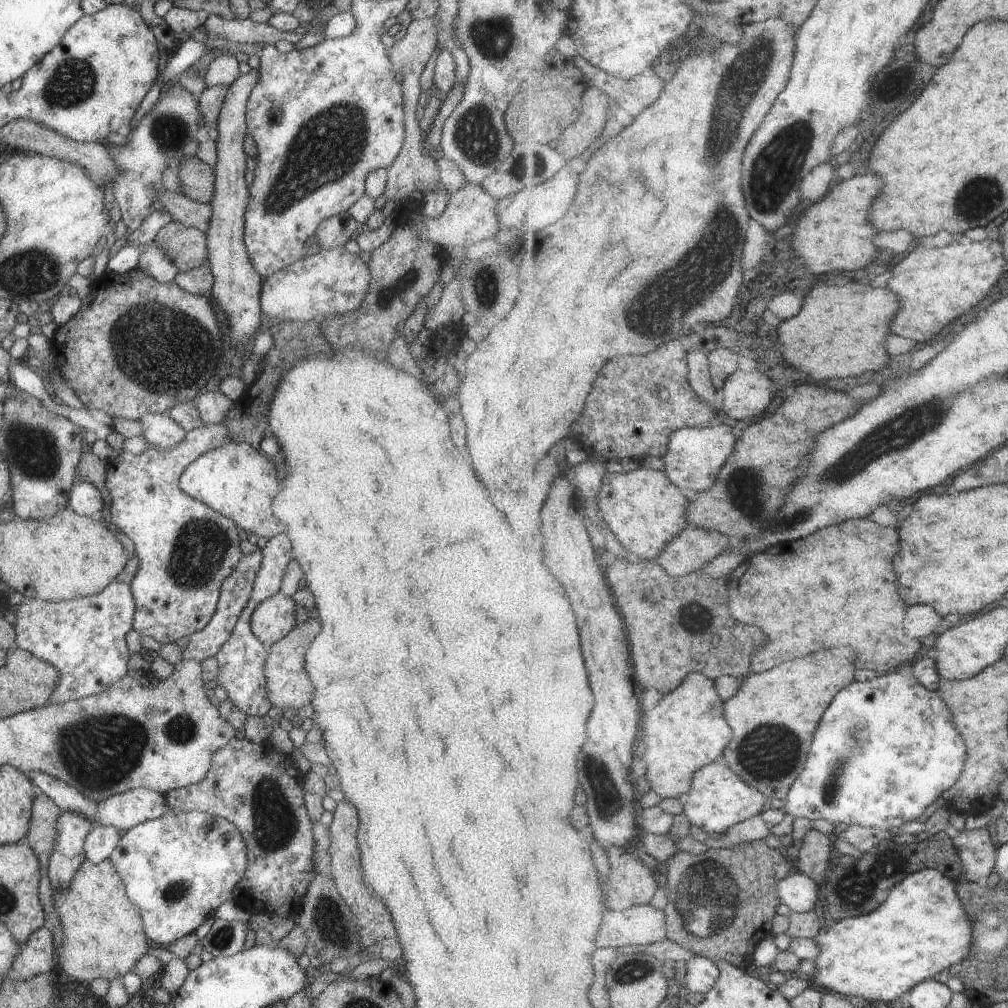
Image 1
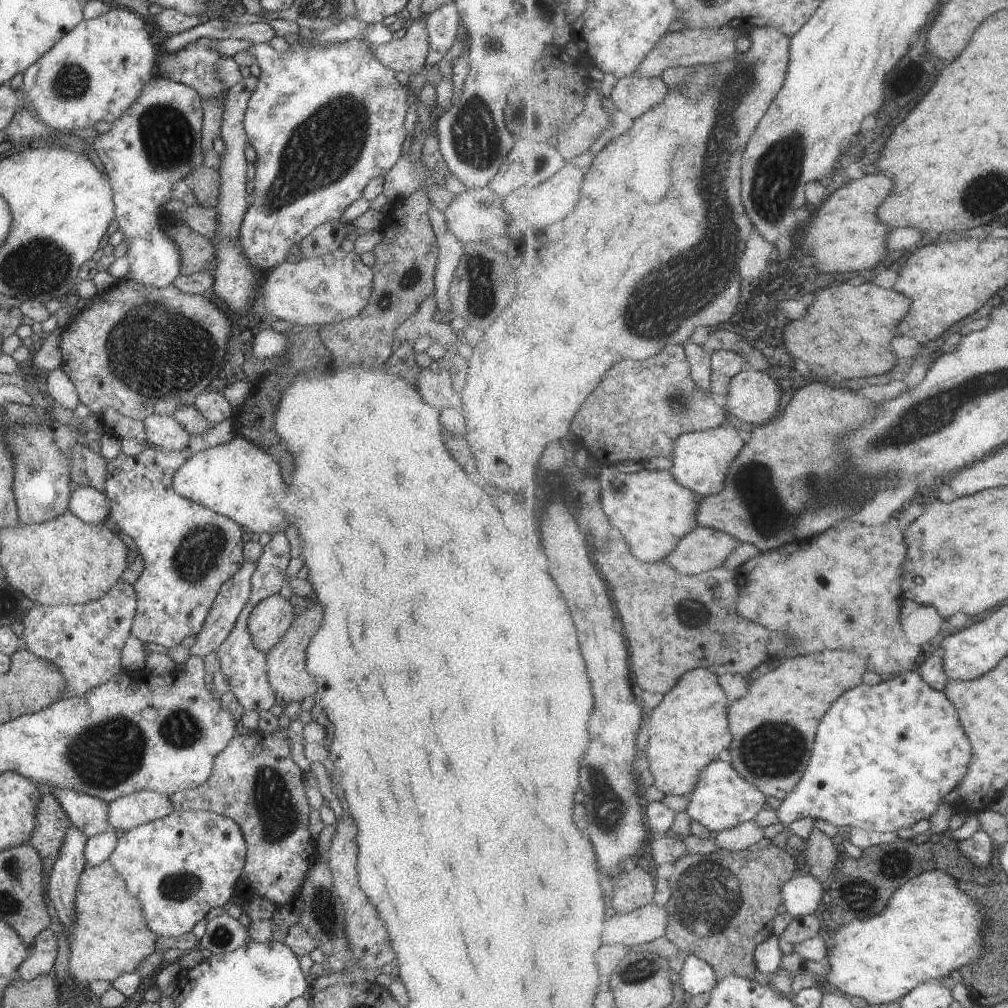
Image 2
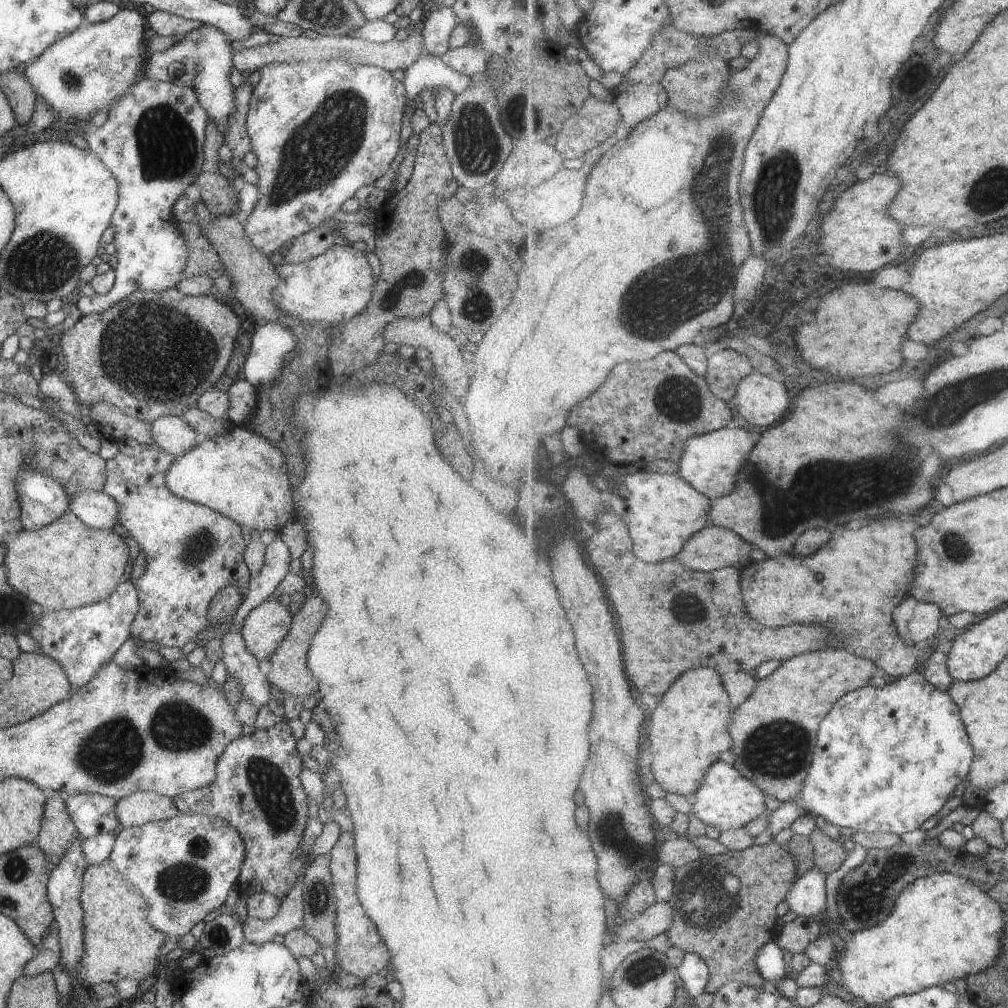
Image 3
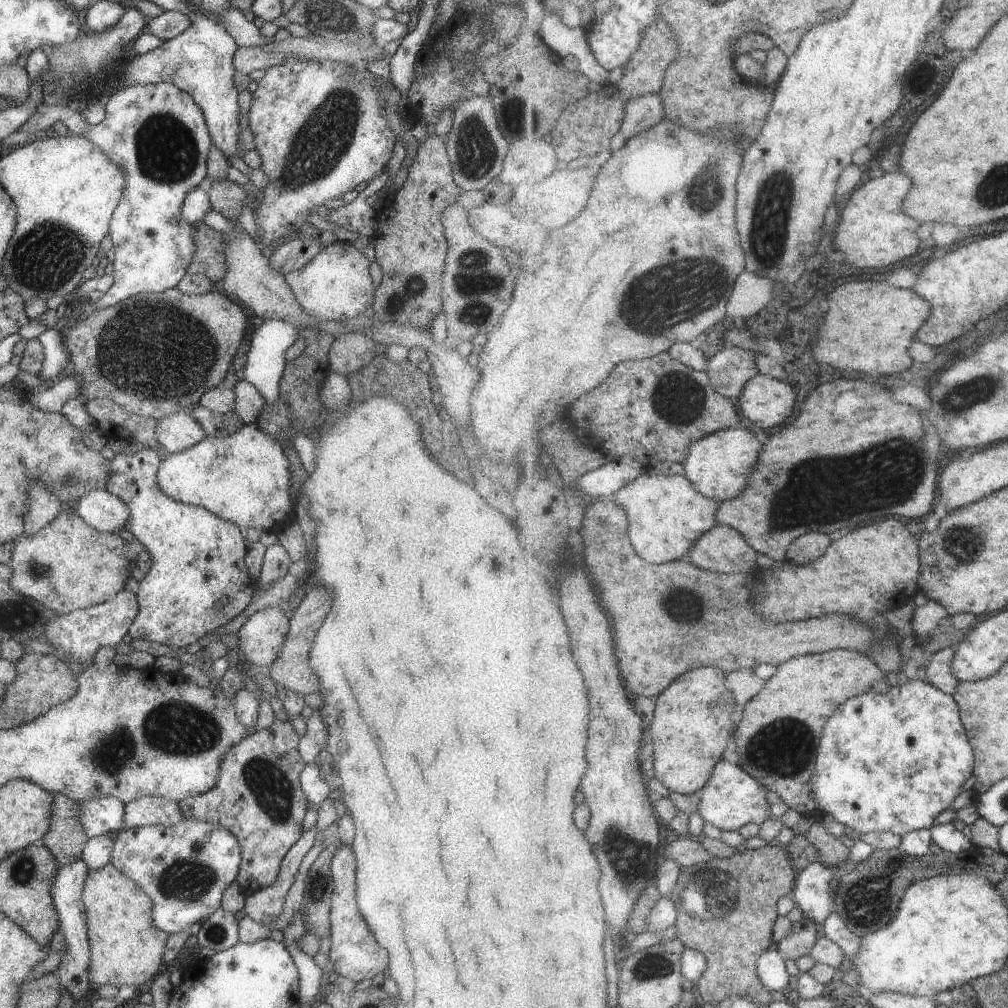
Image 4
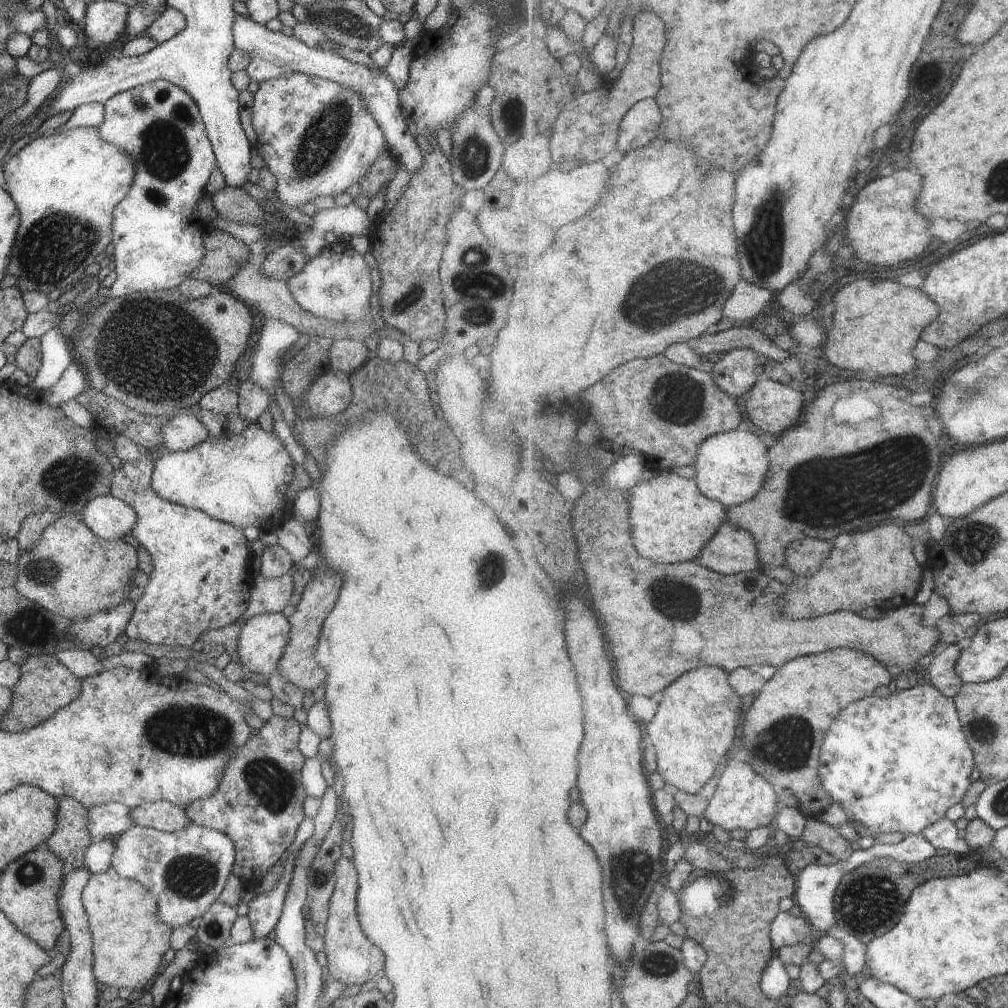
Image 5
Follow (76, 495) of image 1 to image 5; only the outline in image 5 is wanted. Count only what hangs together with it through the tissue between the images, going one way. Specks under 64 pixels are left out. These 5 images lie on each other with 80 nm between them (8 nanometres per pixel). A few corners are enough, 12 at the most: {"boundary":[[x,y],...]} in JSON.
{"boundary":[[109,494],[79,517],[104,540],[129,539],[135,512]]}

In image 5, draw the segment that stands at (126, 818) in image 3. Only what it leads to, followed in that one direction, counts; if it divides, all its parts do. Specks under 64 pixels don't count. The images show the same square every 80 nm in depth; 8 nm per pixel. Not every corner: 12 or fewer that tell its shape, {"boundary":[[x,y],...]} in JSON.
{"boundary":[[163,800],[129,808],[132,826],[164,832],[188,822],[183,808]]}

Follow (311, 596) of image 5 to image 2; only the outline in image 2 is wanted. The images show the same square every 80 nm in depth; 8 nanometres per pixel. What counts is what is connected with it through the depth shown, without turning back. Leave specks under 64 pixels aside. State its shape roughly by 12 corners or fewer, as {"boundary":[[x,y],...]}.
{"boundary":[[308,603],[281,640],[264,654],[274,696],[286,703],[313,697],[304,660],[321,624]]}

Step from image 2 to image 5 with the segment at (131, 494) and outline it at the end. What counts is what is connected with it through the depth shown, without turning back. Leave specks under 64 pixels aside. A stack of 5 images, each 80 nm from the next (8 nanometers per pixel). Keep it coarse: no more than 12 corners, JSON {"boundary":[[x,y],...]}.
{"boundary":[[112,470],[152,561],[127,639],[186,646],[249,598],[242,530]]}

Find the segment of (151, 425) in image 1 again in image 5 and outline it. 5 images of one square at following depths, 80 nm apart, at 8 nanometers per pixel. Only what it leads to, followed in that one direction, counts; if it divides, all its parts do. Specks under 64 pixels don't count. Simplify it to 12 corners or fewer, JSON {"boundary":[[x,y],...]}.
{"boundary":[[174,413],[159,427],[159,443],[185,451],[208,438],[191,414]]}

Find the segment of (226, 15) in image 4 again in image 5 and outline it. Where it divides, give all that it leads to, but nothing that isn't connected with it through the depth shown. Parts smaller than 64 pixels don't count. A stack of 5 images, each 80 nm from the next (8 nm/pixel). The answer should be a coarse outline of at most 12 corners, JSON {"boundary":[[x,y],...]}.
{"boundary":[[236,15],[235,49],[259,83],[298,72],[351,89],[409,174],[422,154],[383,69],[306,47]]}

